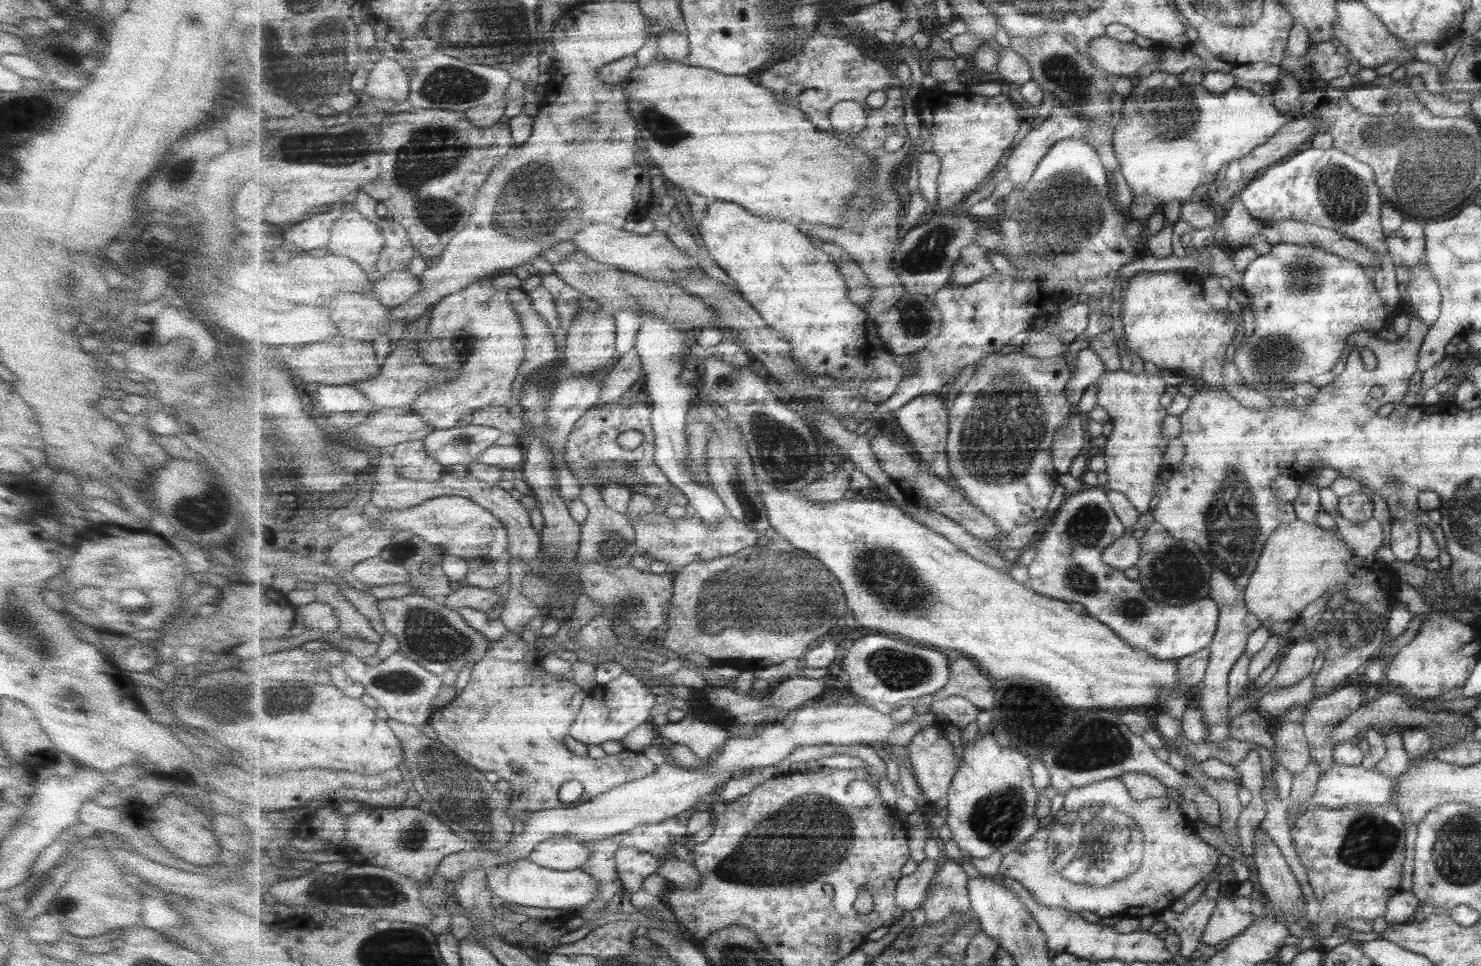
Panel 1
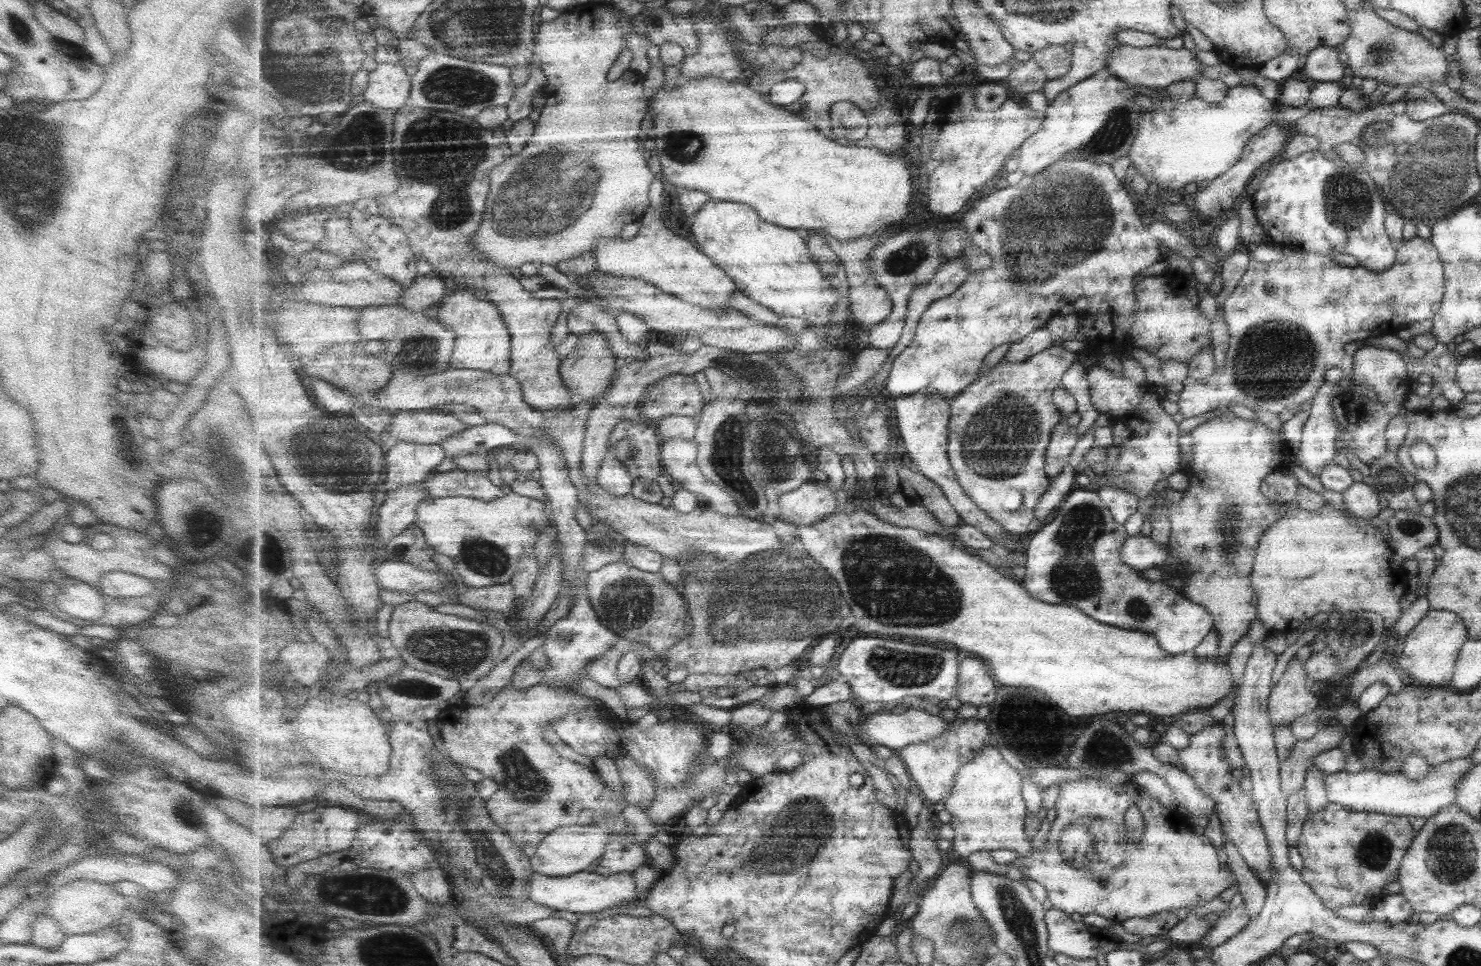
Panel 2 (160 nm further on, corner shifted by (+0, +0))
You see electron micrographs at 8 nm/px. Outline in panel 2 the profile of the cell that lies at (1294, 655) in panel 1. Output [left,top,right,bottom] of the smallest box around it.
[1266,655,1323,731]

